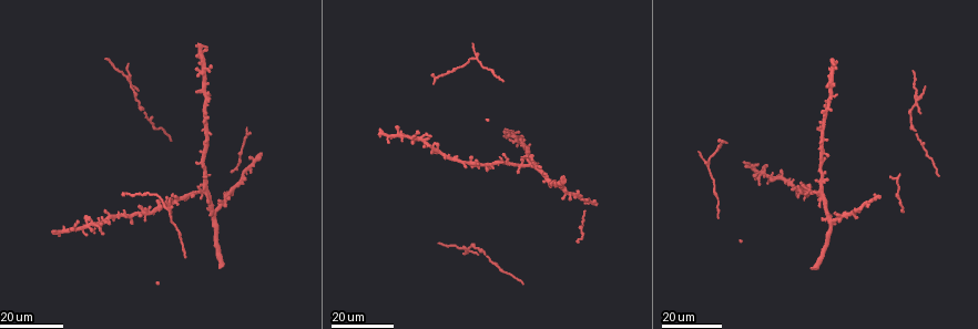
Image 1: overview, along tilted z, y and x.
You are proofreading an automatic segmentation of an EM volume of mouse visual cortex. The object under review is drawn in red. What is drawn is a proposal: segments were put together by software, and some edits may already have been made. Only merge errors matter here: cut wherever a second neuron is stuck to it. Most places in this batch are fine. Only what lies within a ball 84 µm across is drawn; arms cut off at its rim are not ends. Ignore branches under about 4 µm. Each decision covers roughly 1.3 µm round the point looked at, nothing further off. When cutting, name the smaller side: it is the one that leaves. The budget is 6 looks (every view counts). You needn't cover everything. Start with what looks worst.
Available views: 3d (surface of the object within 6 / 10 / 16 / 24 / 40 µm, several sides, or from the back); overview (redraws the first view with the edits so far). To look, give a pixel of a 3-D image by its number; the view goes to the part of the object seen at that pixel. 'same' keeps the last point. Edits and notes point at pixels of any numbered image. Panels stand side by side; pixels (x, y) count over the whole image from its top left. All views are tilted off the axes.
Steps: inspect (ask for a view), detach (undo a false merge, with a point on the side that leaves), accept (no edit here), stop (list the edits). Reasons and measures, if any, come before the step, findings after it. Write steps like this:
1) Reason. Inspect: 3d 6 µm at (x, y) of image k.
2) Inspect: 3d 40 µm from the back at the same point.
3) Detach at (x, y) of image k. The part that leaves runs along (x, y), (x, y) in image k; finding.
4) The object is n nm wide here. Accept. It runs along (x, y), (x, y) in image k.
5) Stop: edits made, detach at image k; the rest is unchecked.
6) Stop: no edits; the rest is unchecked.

Four-way junction. Inspect: 3d 24 µm at (918, 99) of image 1.

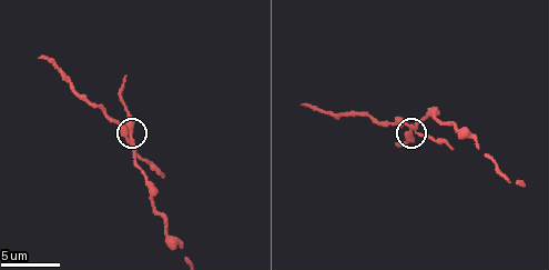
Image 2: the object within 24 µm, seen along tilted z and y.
Closer look. Inspect: 3d 6 µm at (409, 127) of image 2.

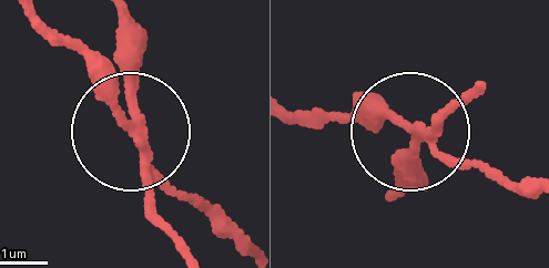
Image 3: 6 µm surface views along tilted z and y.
The object is 180 nm wide here. Detach at (131, 75) of image 3. The part that leaves runs along (138, 130), (124, 21) in image 3; a second neuron is stuck on.

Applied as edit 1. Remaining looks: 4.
Two arms in line, one across. Inspect: 3d 24 µm at (496, 264) of image 1.

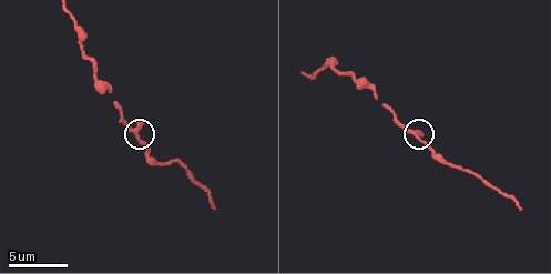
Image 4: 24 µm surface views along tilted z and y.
Inspect: 3d 6 µm at (417, 135) of image 4.

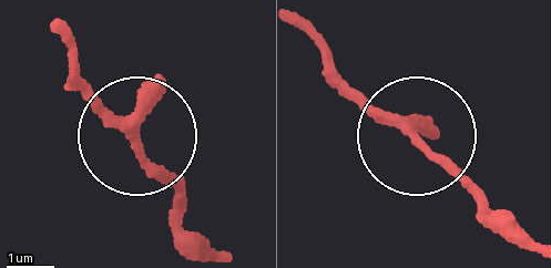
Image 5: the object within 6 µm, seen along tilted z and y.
3 arms meet here. Accept. One neuron here.

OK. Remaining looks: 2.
Stop: edits made, detach at image 3; the rest is unchecked.

